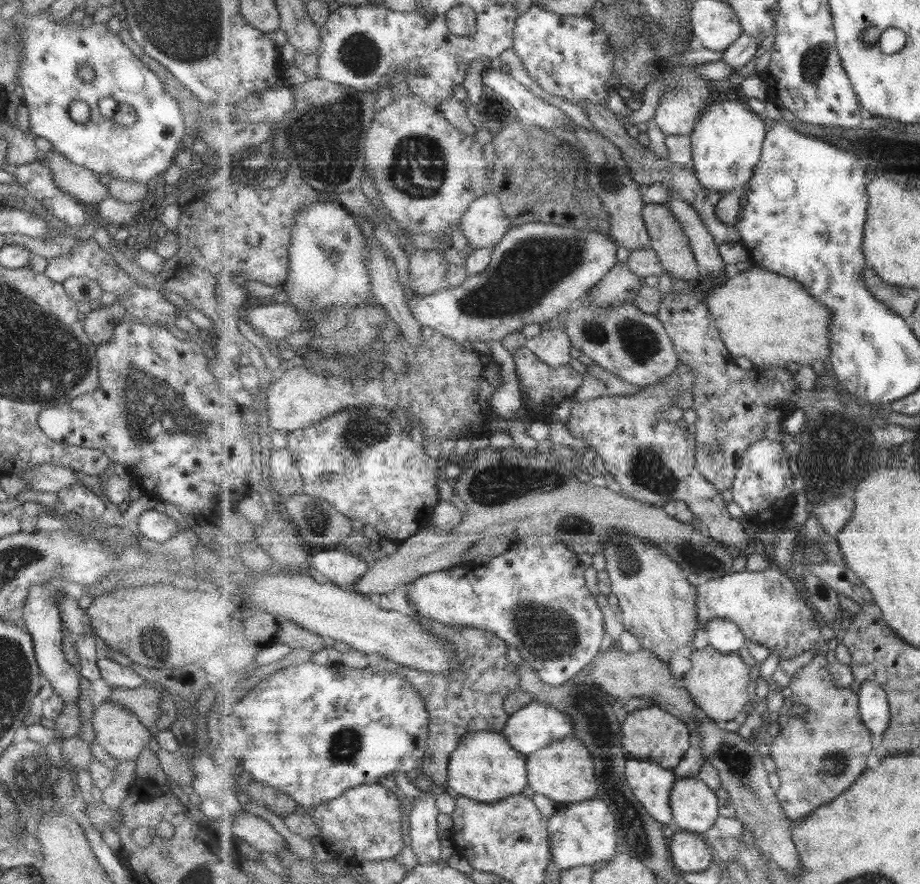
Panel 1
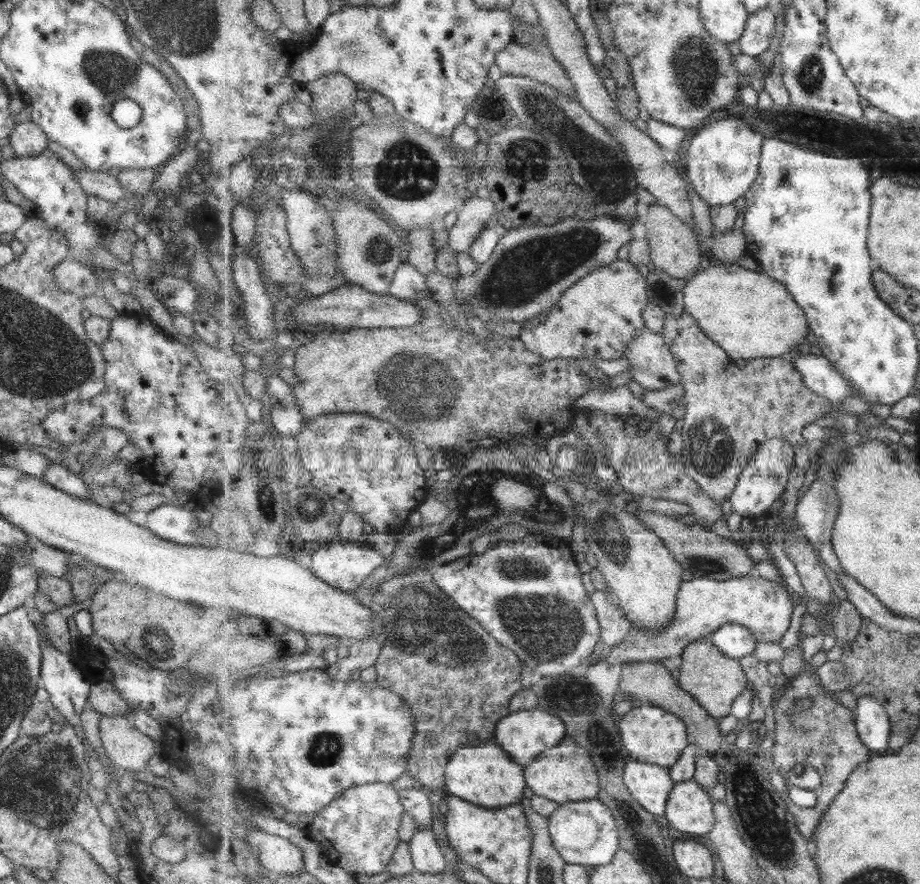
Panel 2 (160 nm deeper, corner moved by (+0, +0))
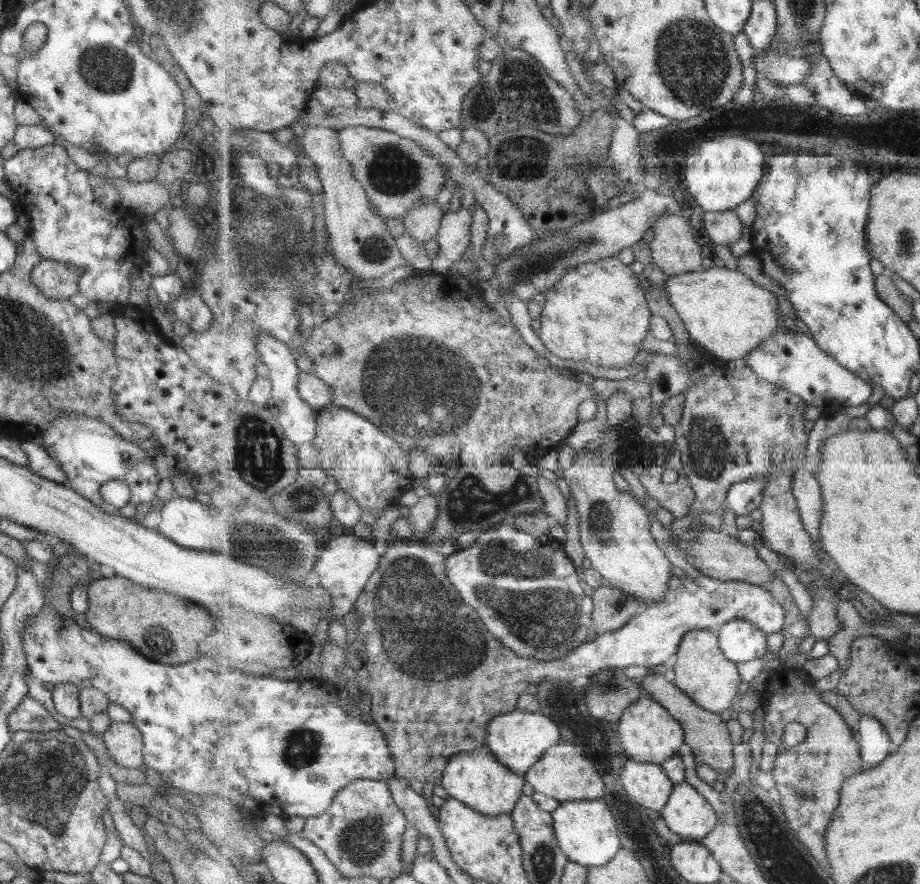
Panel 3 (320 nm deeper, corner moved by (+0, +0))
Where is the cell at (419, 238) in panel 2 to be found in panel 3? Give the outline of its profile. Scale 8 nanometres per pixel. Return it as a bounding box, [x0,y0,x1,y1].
[402,200,444,246]

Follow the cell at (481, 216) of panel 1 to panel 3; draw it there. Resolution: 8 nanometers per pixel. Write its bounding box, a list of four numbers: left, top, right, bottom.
[432,205,475,274]

